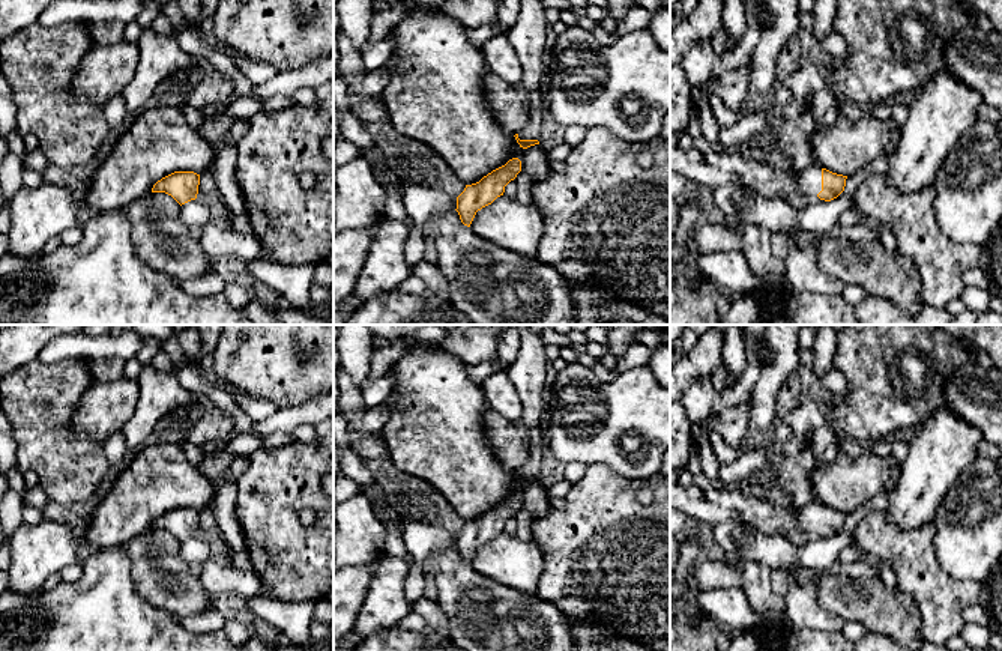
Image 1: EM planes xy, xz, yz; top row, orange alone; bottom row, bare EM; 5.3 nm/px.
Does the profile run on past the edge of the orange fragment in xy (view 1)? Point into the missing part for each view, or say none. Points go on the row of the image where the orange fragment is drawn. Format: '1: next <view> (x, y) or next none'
1: next none

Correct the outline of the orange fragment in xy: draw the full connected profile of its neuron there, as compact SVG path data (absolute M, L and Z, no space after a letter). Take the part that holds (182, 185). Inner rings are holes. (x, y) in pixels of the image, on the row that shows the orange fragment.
M174 171L158 180L153 185L152 192L165 192L182 206L197 198L198 185L200 174L194 171Z

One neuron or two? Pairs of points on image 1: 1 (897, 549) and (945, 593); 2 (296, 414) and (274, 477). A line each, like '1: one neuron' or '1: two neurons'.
1: one neuron
2: two neurons

